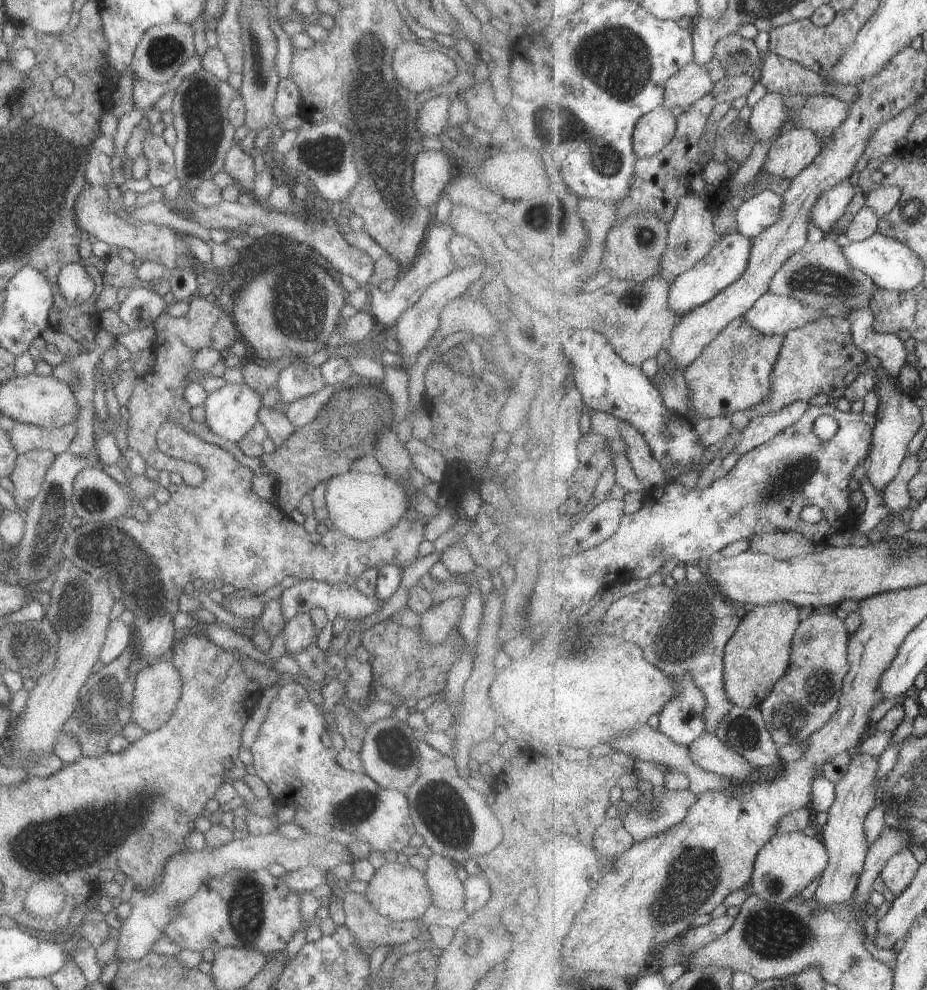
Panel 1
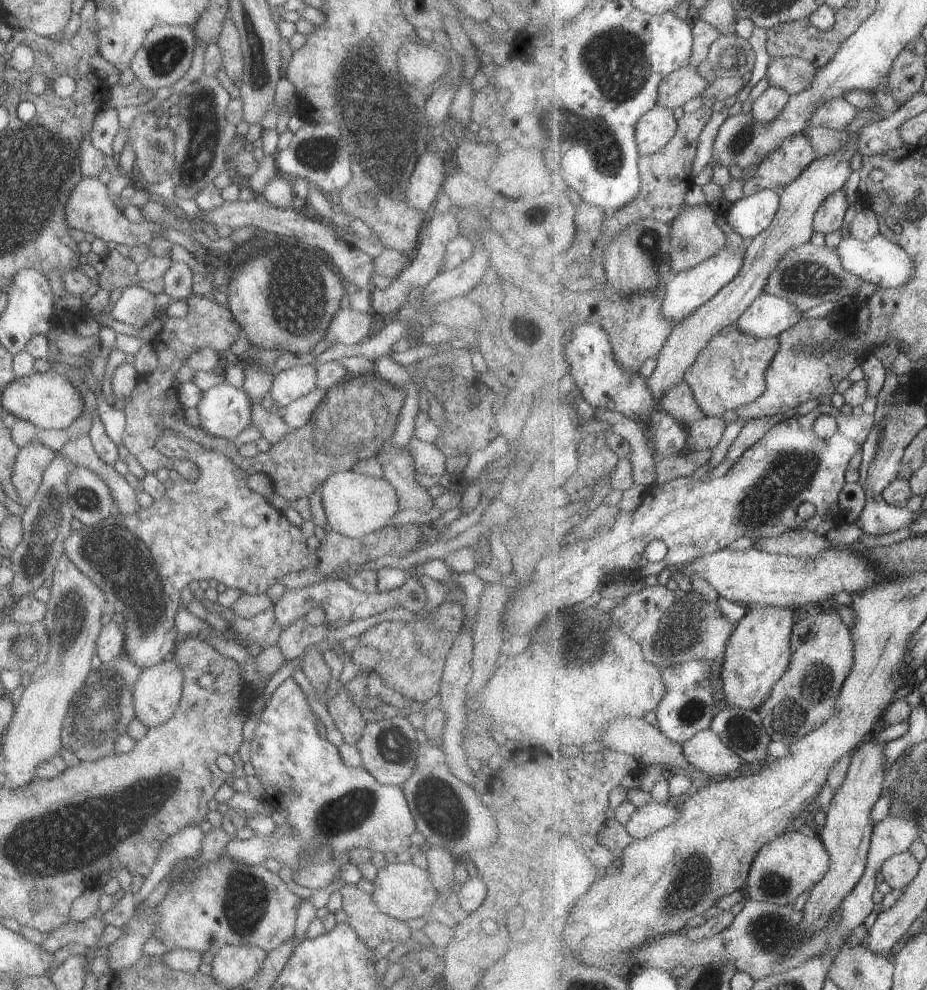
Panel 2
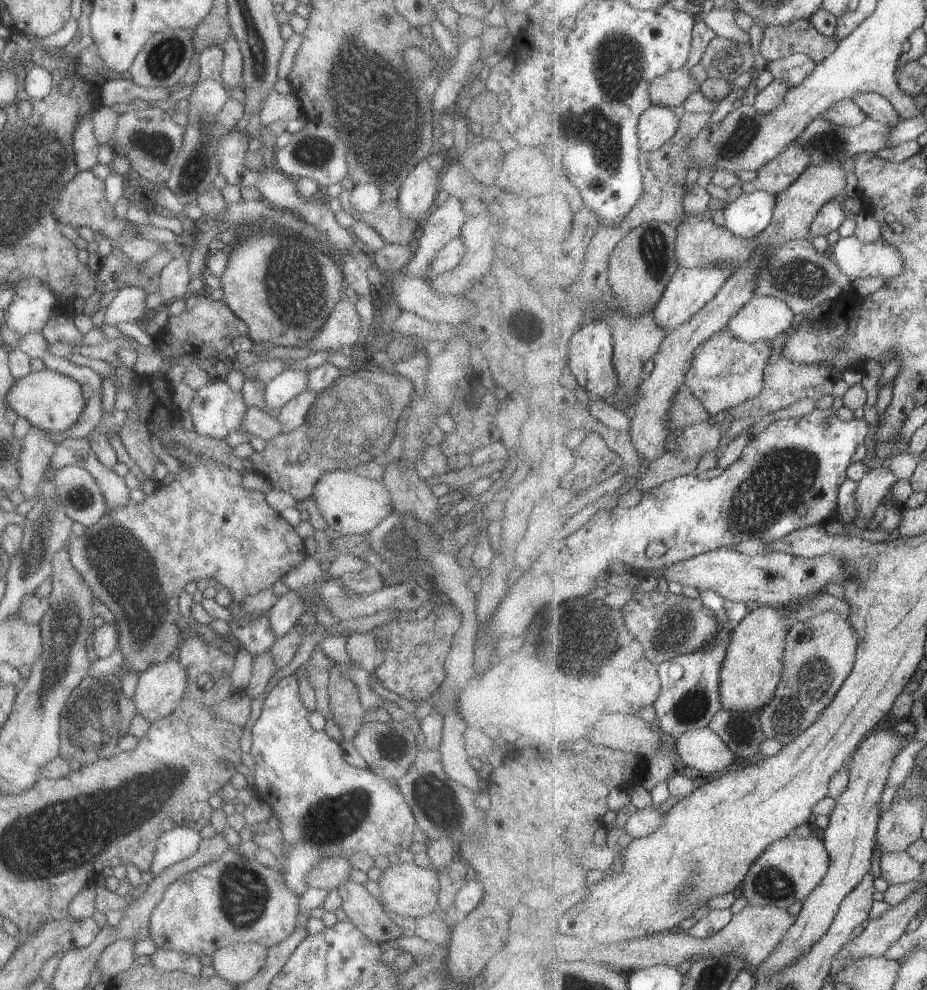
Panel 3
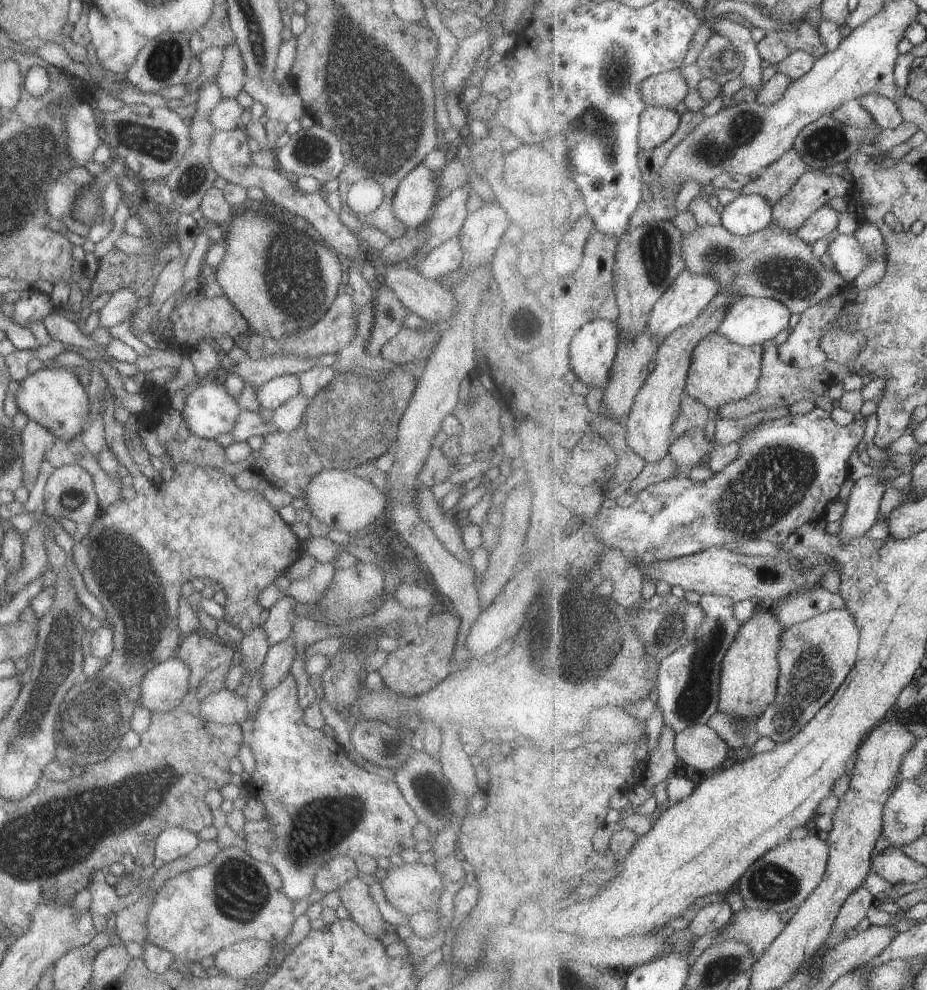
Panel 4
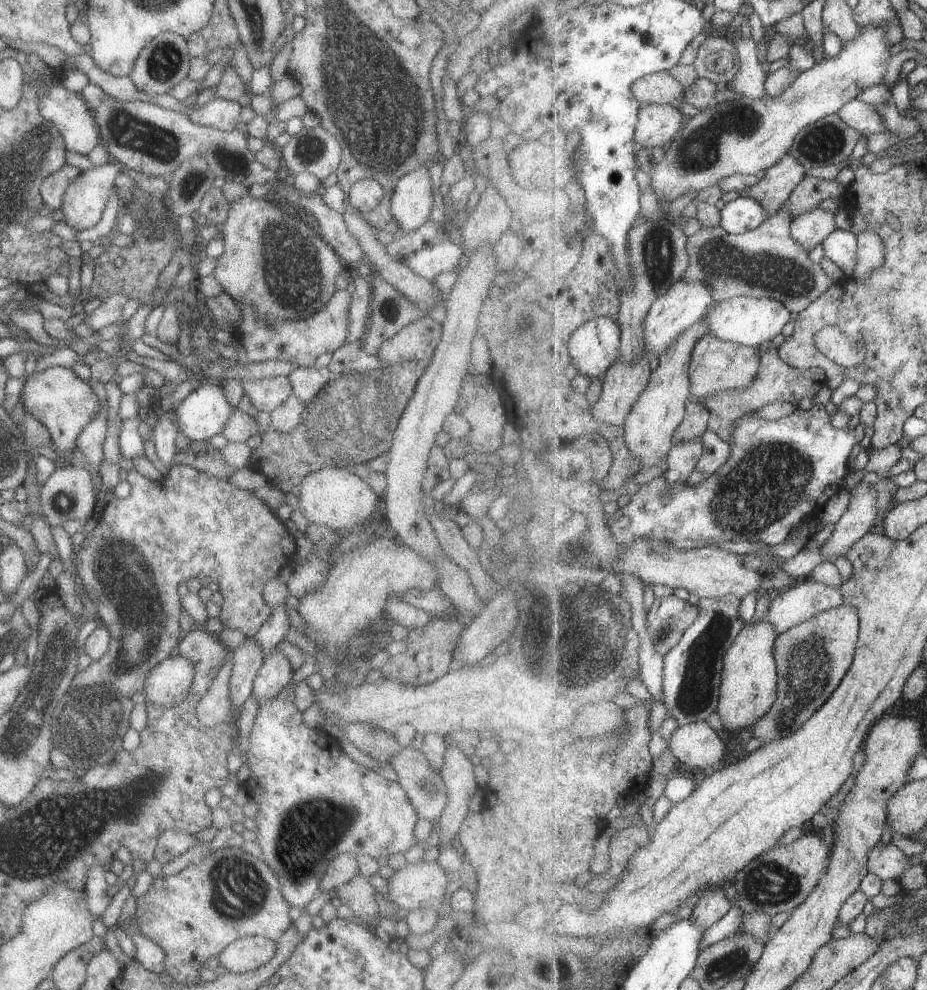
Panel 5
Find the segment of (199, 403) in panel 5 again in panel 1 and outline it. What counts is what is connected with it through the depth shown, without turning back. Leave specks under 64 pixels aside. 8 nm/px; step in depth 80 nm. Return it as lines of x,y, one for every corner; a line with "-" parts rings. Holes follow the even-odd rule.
223,384
209,392
201,404
203,424
227,441
238,443
257,422
261,397
245,384

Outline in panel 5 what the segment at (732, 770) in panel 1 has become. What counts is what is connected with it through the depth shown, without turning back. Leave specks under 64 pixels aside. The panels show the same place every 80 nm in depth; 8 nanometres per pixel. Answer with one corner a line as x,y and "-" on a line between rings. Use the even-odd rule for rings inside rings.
708,721
678,727
669,740
671,752
679,762
693,768
712,768
724,764
727,744

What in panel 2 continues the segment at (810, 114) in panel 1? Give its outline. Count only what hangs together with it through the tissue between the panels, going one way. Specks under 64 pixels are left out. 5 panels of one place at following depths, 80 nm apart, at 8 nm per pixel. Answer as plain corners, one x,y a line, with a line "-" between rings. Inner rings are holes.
844,97
835,98
833,102
827,102
827,104
819,106
819,110
815,110
808,127
825,126
825,128
837,131
846,130
857,114
859,114
859,110
849,100

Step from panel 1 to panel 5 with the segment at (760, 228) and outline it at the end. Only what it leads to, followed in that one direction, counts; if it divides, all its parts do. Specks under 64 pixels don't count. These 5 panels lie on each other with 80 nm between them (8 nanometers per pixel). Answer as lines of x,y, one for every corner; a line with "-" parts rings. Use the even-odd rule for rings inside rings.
739,196
721,209
721,226
727,232
742,235
759,228
771,215
761,201

